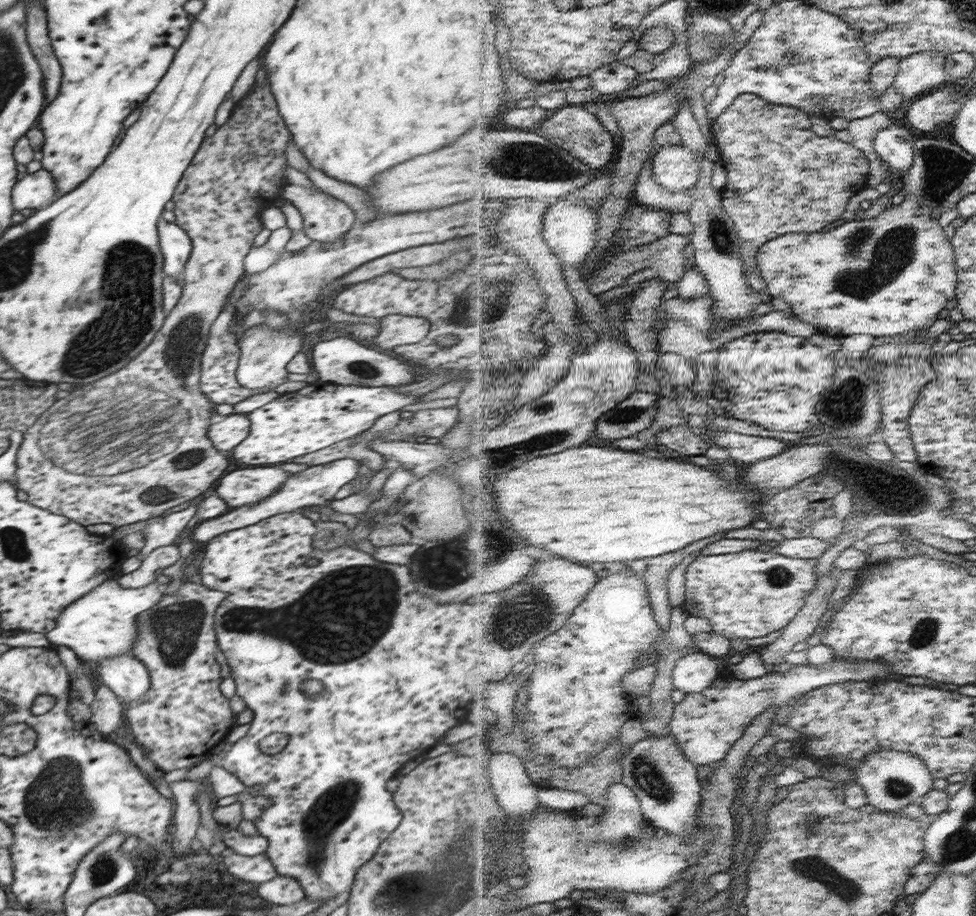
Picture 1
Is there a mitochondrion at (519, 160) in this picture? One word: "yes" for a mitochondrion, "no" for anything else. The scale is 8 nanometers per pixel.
yes

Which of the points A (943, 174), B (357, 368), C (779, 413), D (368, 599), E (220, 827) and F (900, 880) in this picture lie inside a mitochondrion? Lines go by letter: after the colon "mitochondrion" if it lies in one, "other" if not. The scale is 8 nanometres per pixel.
A: mitochondrion
B: mitochondrion
C: other
D: mitochondrion
E: other
F: other

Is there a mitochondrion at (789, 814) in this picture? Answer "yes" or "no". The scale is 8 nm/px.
no

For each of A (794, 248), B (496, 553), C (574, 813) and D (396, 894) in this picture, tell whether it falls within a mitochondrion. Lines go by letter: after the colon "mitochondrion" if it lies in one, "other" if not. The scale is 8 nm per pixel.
A: other
B: mitochondrion
C: other
D: mitochondrion

